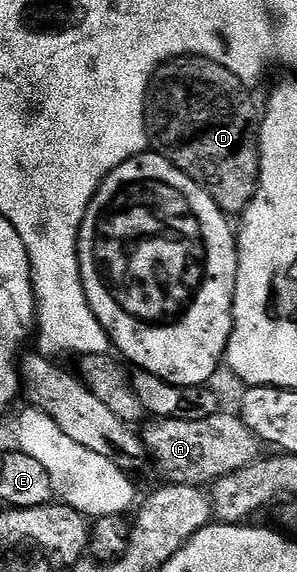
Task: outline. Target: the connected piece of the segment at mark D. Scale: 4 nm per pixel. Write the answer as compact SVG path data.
M184 57L169 63L164 63L155 72L155 77L152 79L147 92L147 105L145 108L145 114L147 116L147 137L155 154L163 155L177 169L181 169L181 173L185 173L191 179L194 179L195 182L199 183L201 189L205 189L205 193L209 193L209 197L213 197L215 204L231 217L242 216L247 206L253 201L255 190L259 187L259 124L261 122L261 111L260 108L255 108L255 103L251 100L251 95L247 91L250 91L248 84L242 83L233 73L229 73L229 69L225 69L208 59Z

